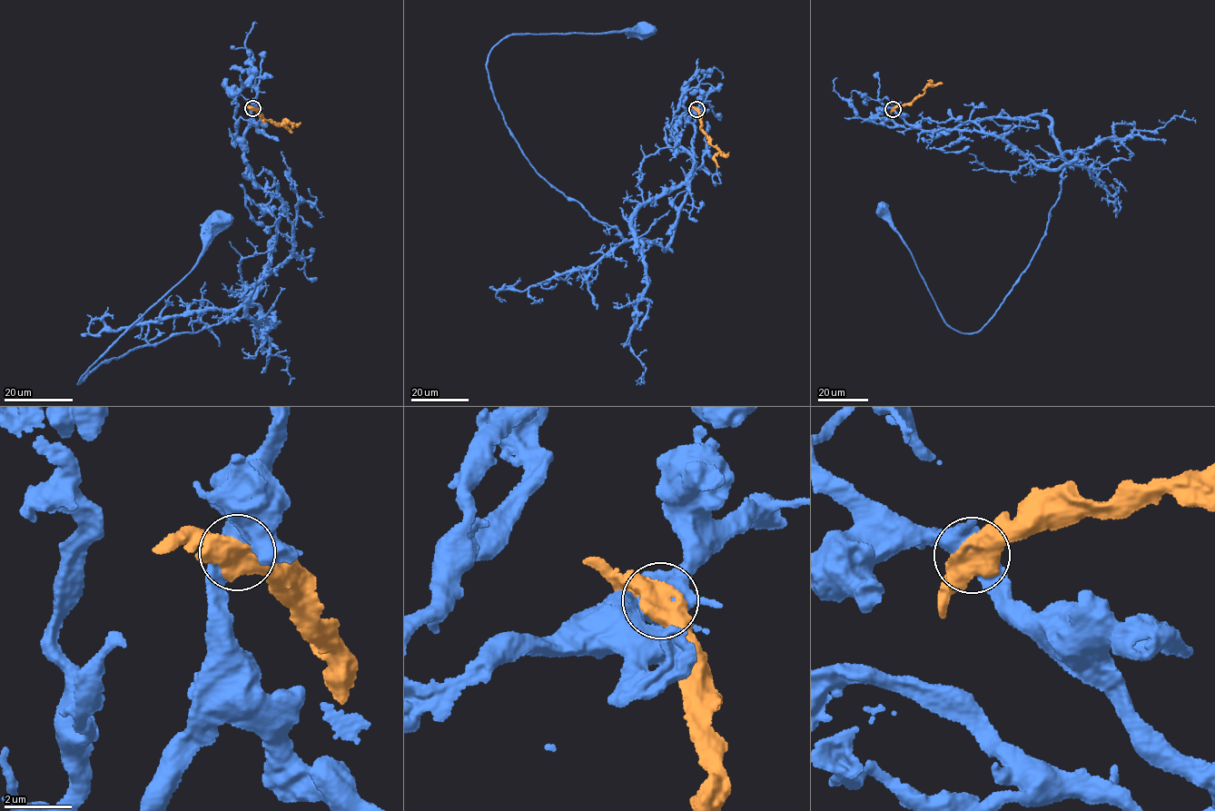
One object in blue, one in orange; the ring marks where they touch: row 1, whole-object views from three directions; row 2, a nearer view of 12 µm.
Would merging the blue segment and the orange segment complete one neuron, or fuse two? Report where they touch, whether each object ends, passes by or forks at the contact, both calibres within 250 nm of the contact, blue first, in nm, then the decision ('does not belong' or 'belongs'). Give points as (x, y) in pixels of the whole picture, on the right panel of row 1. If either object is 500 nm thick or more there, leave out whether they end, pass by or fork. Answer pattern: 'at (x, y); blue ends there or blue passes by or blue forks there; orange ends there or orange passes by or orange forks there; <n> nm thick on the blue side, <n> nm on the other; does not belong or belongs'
at (893, 109); 500 nm thick on the blue side, 600 nm on the other; does not belong

